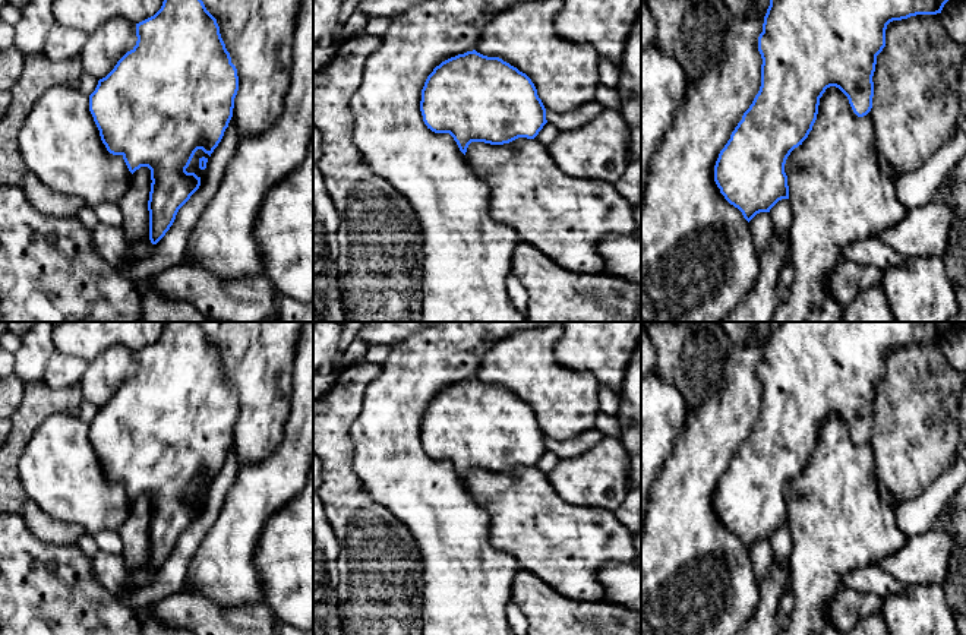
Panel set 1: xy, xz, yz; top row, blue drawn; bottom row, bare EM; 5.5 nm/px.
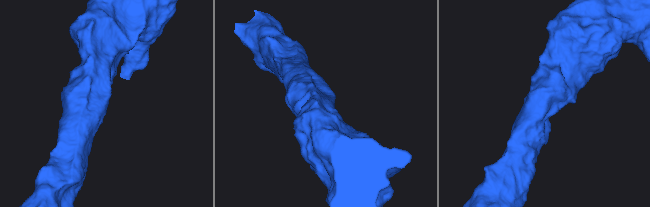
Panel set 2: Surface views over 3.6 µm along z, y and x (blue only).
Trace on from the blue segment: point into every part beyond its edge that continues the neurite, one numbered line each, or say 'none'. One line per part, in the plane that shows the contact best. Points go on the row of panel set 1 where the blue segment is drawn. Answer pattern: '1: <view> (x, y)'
none

